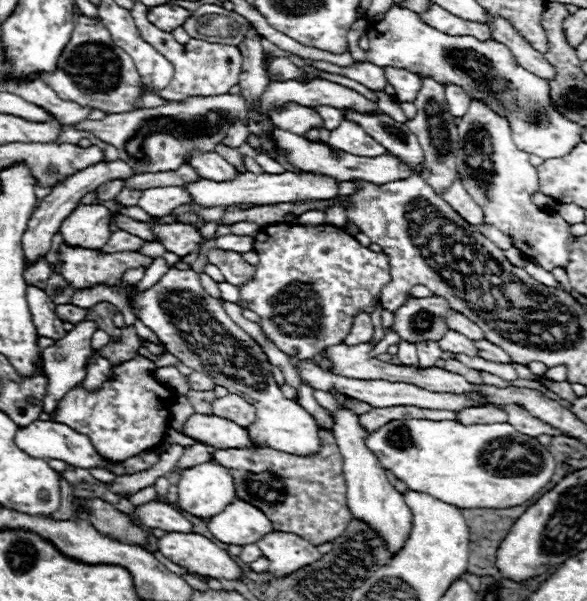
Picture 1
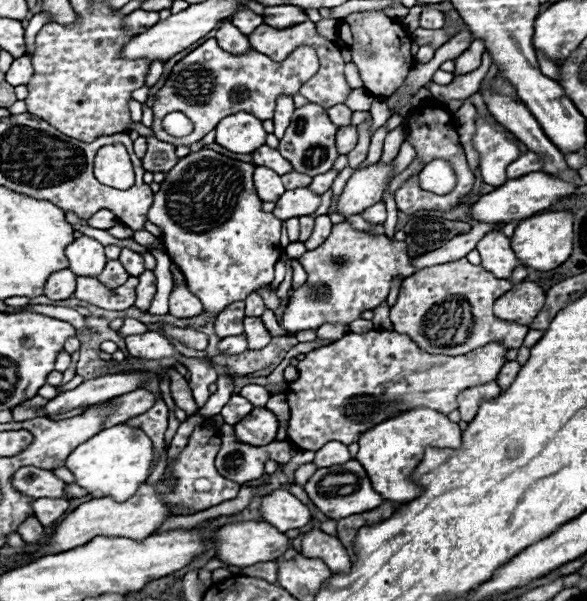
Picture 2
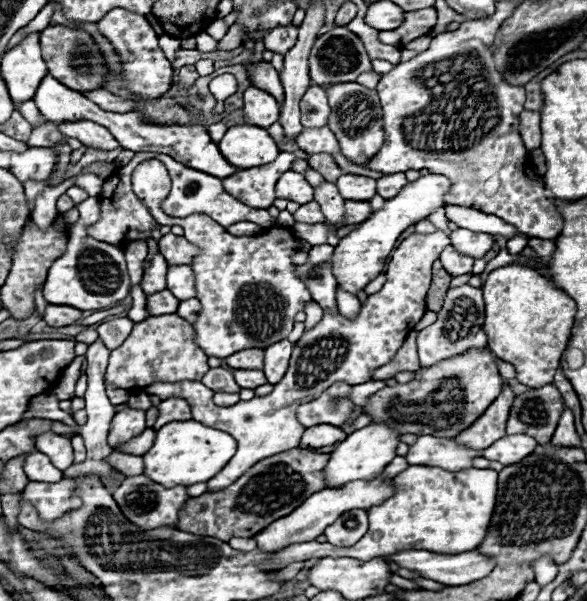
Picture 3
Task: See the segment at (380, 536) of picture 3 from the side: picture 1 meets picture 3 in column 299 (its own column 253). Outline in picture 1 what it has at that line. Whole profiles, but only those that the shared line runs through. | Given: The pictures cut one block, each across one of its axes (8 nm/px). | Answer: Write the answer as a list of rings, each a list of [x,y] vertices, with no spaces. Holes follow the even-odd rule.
[[[248,544],[248,546],[242,546],[242,552],[240,552],[240,560],[242,560],[242,562],[250,564],[250,562],[258,560],[260,556],[262,556],[262,554],[260,554],[260,550],[258,550],[258,546],[256,546],[256,544]]]

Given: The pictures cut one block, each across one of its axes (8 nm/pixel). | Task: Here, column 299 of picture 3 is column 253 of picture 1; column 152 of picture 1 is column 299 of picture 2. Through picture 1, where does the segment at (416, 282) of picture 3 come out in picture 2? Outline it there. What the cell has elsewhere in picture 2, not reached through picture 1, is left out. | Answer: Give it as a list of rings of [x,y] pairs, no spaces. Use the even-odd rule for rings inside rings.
[[[348,222],[336,224],[326,242],[320,248],[306,252],[300,262],[308,272],[308,280],[290,292],[282,314],[282,326],[290,334],[318,330],[326,322],[350,324],[358,320],[362,312],[374,310],[388,298],[394,278],[402,282],[406,276],[416,272],[404,242],[390,240],[384,234],[370,236],[352,230]]]

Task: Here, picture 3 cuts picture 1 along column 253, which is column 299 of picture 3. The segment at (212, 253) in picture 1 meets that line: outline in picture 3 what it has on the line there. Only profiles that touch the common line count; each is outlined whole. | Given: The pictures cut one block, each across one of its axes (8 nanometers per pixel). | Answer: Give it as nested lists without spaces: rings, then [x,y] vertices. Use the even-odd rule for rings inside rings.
[[[320,244],[312,246],[308,252],[308,262],[302,266],[296,266],[296,272],[300,280],[306,284],[306,288],[312,294],[312,300],[316,300],[324,310],[336,308],[336,278],[332,272],[330,258],[334,254],[334,246]]]

